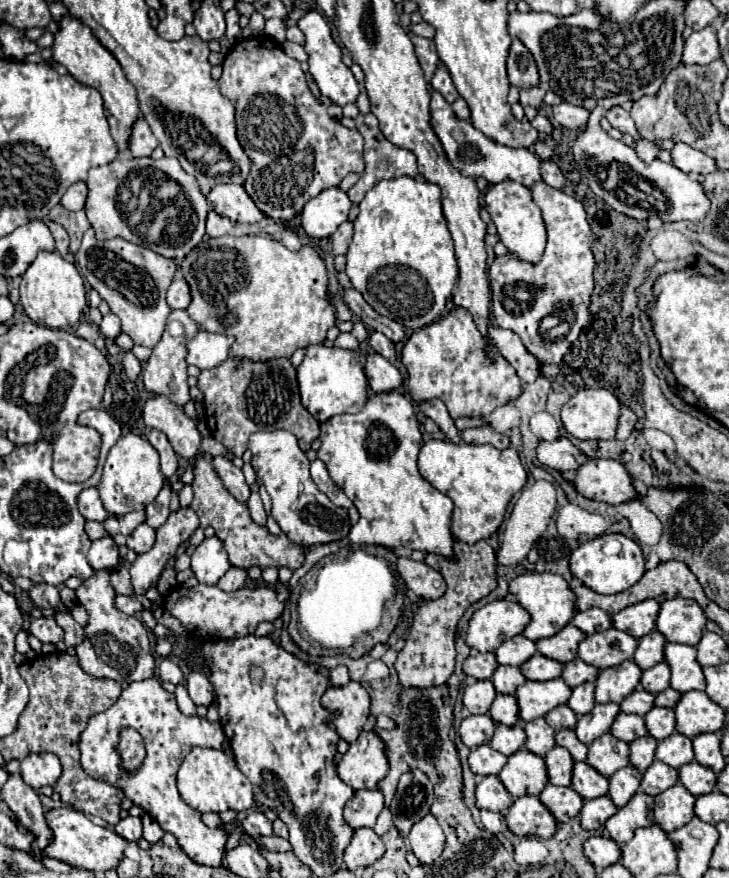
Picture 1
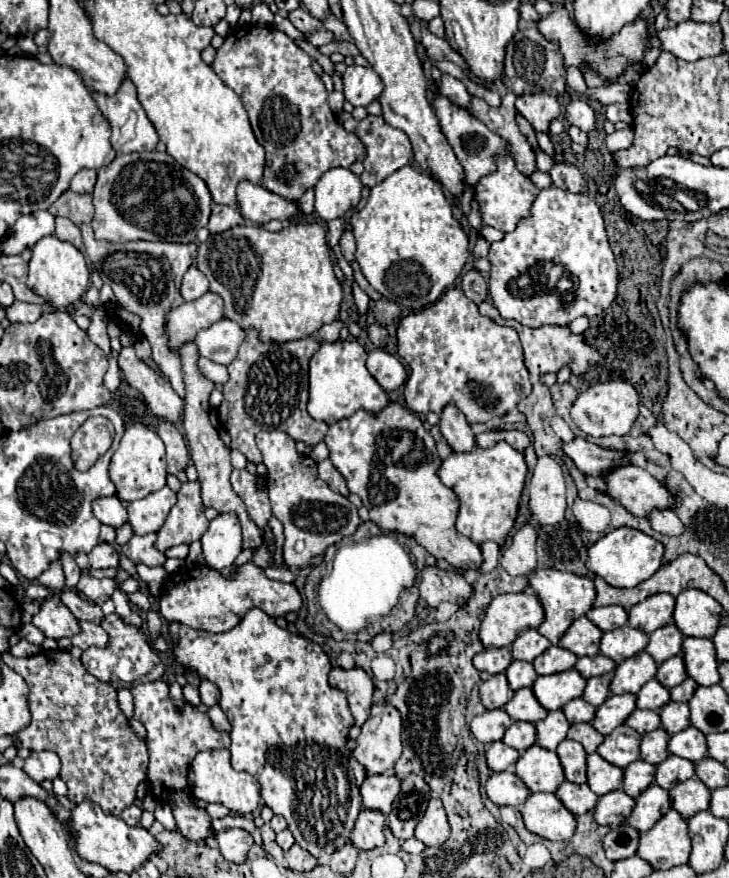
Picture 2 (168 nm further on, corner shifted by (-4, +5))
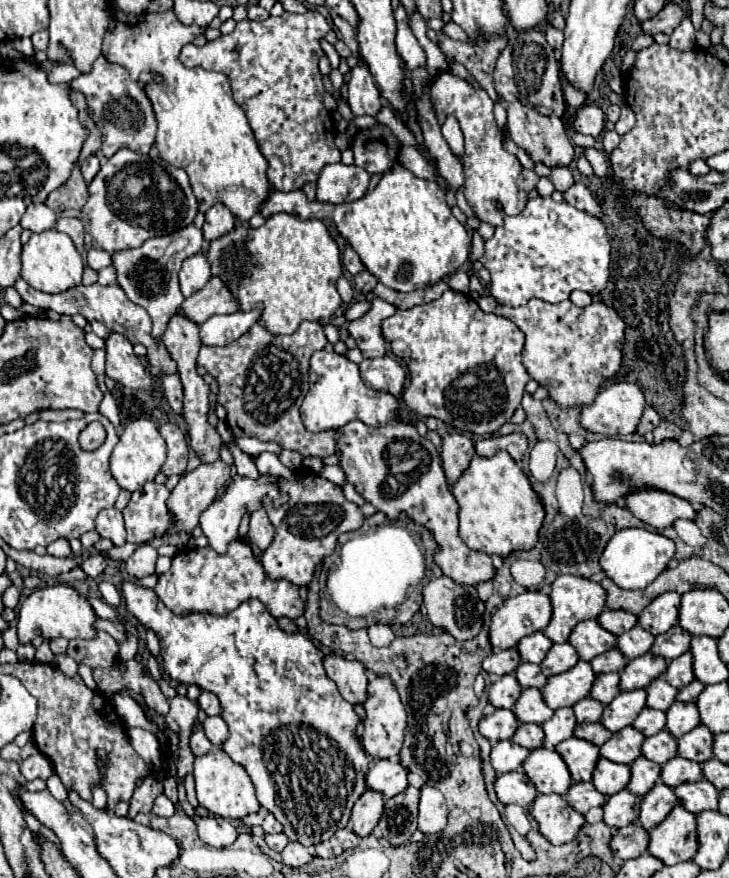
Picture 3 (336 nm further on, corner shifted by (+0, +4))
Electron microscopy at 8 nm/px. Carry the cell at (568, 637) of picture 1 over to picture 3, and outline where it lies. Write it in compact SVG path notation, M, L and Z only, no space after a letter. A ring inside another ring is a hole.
M582 620L574 626L568 642L574 646L580 660L590 662L598 654L612 650L616 644L616 636L604 630L596 620Z

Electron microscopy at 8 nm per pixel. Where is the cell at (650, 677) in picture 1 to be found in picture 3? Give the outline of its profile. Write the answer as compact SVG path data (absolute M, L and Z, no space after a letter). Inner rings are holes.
M686 652L686 654L674 658L668 664L664 678L674 688L682 688L682 686L690 684L694 680L694 676L692 676L692 656L688 656L688 652Z

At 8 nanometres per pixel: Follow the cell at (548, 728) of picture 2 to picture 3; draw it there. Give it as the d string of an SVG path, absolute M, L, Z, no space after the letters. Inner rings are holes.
M558 708L554 712L554 716L542 724L544 748L552 750L552 748L556 748L556 744L572 738L574 726L576 726L576 718L574 718L572 708Z

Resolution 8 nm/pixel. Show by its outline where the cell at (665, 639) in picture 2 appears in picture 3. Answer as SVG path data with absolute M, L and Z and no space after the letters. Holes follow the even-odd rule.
M678 624L672 626L668 632L656 636L650 652L656 654L656 656L662 656L666 658L668 662L678 658L680 654L688 652L688 644L690 644L690 634L684 632Z

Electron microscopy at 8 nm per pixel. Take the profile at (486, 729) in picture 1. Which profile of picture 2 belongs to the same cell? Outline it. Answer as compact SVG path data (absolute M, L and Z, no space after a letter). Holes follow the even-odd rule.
M494 709L474 717L470 723L470 731L478 741L492 743L492 741L500 741L512 723L514 721L504 709Z

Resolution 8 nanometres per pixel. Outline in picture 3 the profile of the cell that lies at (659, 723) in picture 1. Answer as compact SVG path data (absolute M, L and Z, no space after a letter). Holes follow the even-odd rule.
M674 702L666 710L666 728L674 738L680 738L682 734L694 730L700 724L700 716L696 712L696 704L686 702Z

